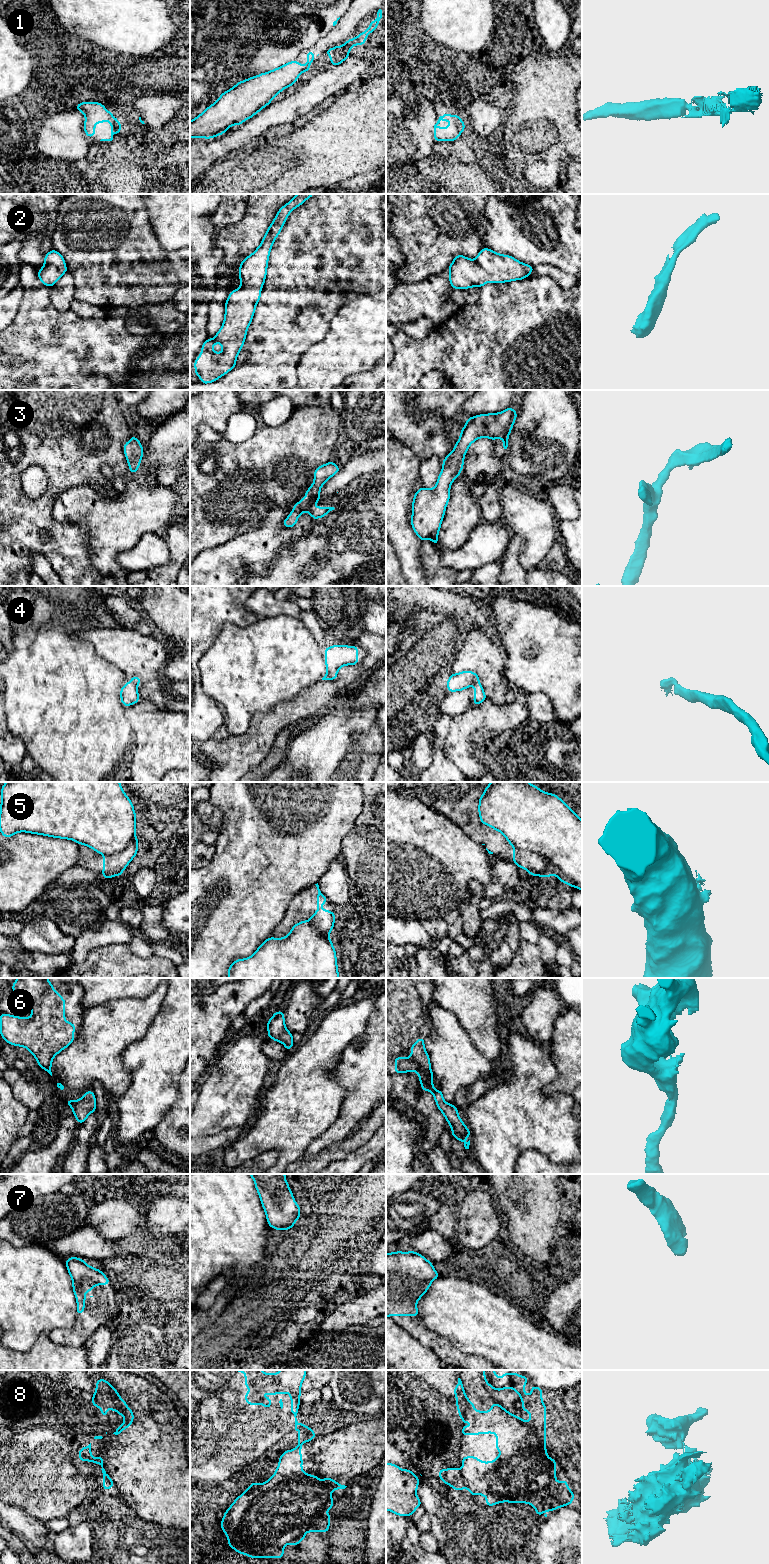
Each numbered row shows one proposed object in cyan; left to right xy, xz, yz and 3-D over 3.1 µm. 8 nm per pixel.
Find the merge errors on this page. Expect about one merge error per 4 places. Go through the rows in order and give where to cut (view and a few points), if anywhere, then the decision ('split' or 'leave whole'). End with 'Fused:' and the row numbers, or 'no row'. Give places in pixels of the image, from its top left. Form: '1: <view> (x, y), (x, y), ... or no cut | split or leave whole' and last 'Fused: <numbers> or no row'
1: no cut | leave whole
2: no cut | leave whole
3: no cut | leave whole
4: xy (131, 681), (136, 686) | split
5: yz (513, 846), (538, 853), (554, 872) | split
6: no cut | leave whole
7: no cut | leave whole
8: yz (459, 1469), (463, 1479) | split
Fused: 4, 5, 8

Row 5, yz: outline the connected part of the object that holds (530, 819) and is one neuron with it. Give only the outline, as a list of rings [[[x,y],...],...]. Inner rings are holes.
[[[491,782],[486,788],[483,795],[479,798],[479,816],[483,824],[502,833],[508,842],[515,848],[529,850],[541,855],[550,865],[555,876],[565,884],[578,888],[582,891],[582,820],[574,813],[574,811],[566,805],[561,798],[555,794],[543,792],[540,788],[530,784],[529,782]]]

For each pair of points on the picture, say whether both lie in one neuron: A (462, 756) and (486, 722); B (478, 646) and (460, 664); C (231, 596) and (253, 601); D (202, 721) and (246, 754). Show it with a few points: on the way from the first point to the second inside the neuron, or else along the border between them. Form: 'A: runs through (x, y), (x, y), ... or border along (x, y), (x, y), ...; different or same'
A: runs through (462, 745), (462, 737), (475, 724); same
B: runs through (474, 650), (464, 660); same
C: border along (249, 596), (244, 605), (260, 617); different
D: border along (211, 737), (205, 741), (200, 741); different

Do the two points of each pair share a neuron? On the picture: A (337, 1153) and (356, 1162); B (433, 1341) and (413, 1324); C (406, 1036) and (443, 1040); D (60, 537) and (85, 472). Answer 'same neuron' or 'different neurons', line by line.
A: different neurons
B: same neuron
C: different neurons
D: same neuron

